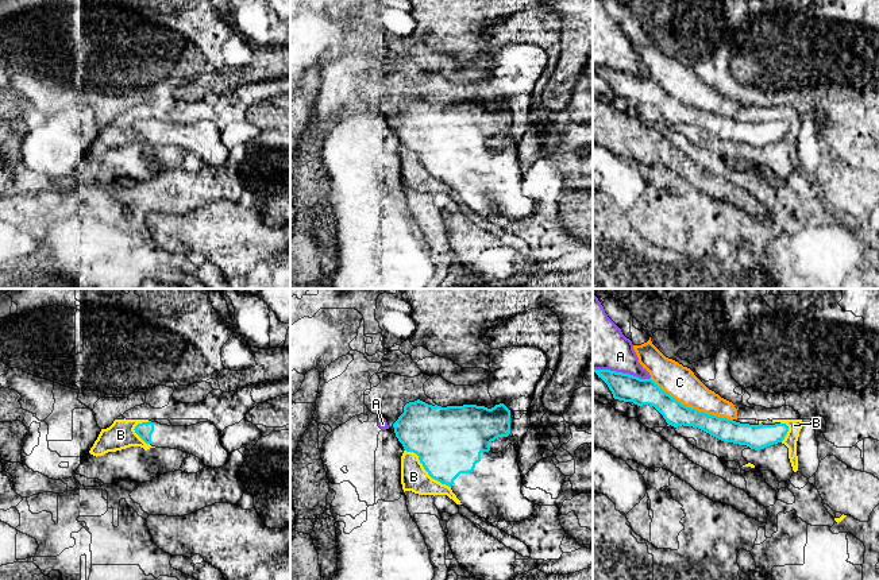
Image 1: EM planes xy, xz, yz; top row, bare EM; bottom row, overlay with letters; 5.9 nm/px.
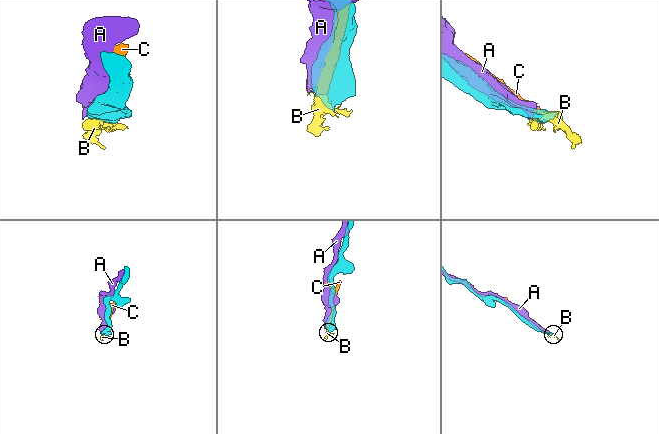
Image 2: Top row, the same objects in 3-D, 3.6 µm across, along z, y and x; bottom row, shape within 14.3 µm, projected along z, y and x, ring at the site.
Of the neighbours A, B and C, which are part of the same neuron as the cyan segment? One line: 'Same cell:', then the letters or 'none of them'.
Same cell: none of them

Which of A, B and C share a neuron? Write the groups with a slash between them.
A / B C

